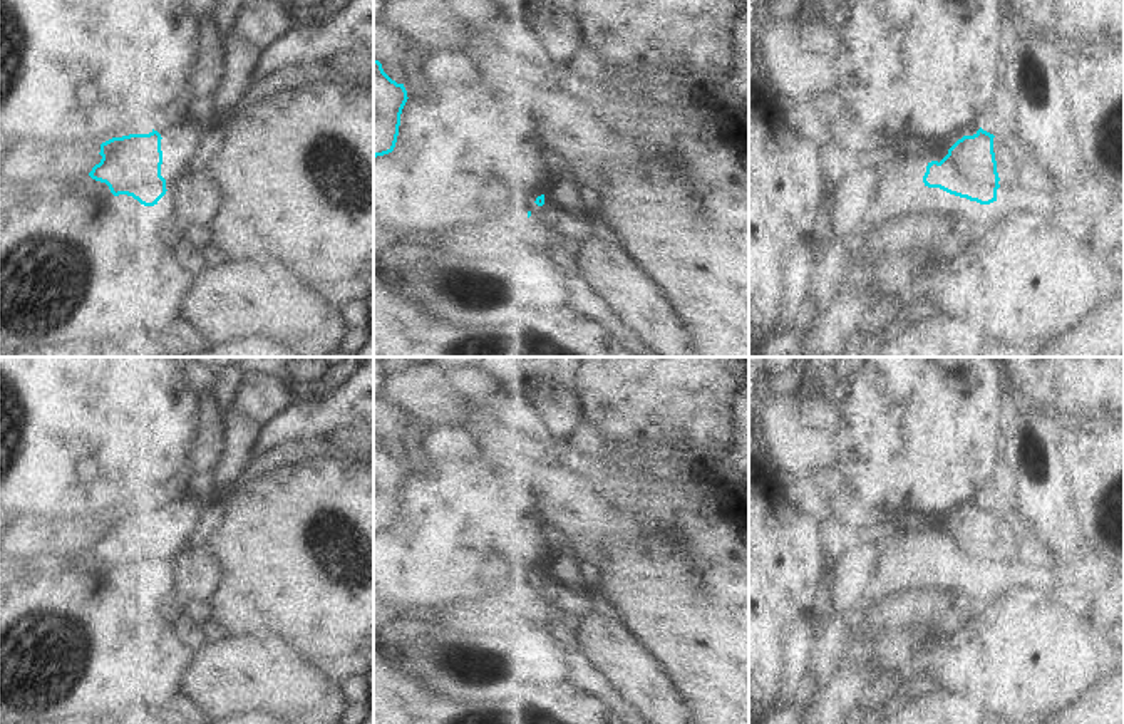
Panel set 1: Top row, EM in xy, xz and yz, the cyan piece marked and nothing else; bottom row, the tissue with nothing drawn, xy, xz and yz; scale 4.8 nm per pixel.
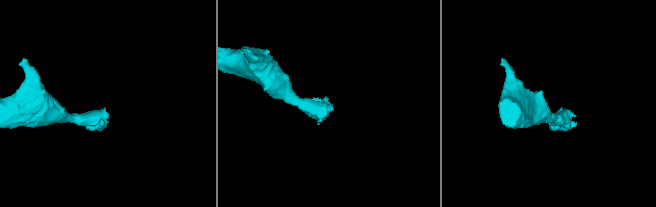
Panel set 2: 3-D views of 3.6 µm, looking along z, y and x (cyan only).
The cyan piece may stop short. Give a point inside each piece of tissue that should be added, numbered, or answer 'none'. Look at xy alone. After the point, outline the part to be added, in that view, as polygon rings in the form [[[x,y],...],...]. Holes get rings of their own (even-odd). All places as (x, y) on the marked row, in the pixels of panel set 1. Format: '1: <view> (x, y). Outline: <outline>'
none.

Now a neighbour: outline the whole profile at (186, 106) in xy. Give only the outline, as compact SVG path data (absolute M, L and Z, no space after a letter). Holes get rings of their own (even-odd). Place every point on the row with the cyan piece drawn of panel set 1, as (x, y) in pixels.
M186 89L178 102L169 106L166 111L161 111L157 116L152 116L152 129L161 134L168 126L179 124L188 117L196 117L201 111L203 106L196 101L193 92Z

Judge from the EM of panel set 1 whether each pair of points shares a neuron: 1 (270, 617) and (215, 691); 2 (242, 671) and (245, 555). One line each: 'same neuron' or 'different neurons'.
1: different neurons
2: different neurons

